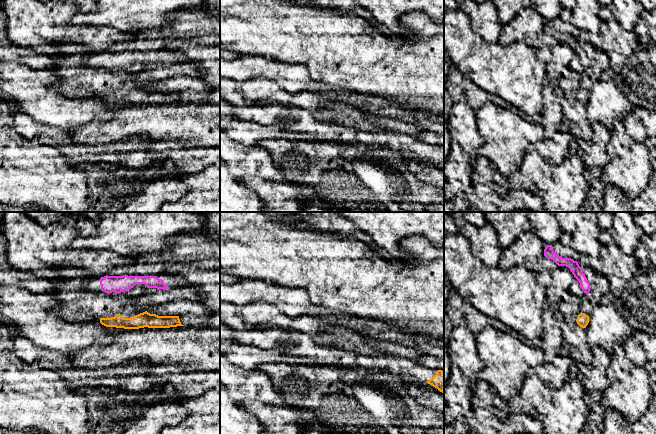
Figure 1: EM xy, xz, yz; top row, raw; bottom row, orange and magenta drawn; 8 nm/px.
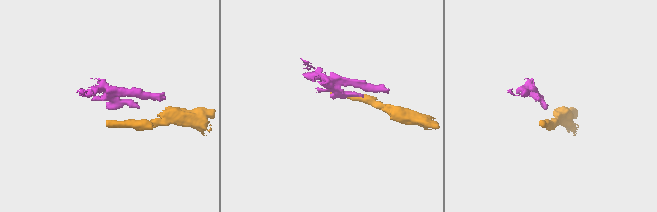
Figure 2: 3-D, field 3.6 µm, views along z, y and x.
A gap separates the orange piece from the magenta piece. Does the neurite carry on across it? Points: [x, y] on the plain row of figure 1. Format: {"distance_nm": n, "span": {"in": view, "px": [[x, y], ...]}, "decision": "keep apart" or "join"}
{"distance_nm": 160, "span": {"in": "yz", "px": [[581, 88], [586, 69]]}, "decision": "keep apart"}

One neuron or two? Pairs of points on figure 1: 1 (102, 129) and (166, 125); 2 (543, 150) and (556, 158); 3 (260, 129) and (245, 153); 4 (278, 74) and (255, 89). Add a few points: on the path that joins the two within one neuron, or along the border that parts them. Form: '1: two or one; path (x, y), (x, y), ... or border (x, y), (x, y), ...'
1: one; path (118, 127), (150, 126)
2: one; path (546, 150), (553, 155)
3: two; border (230, 137), (244, 144), (258, 145)
4: two; border (247, 79), (255, 77), (270, 78), (278, 83)

